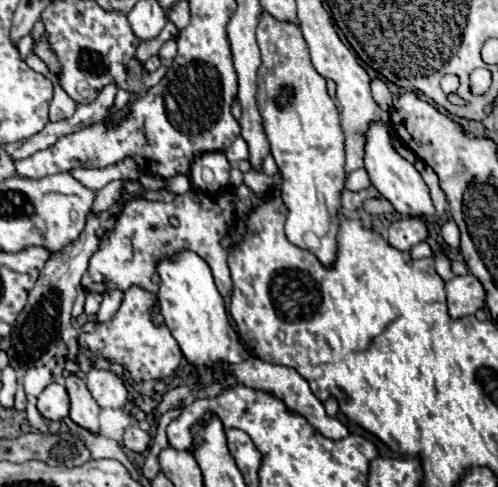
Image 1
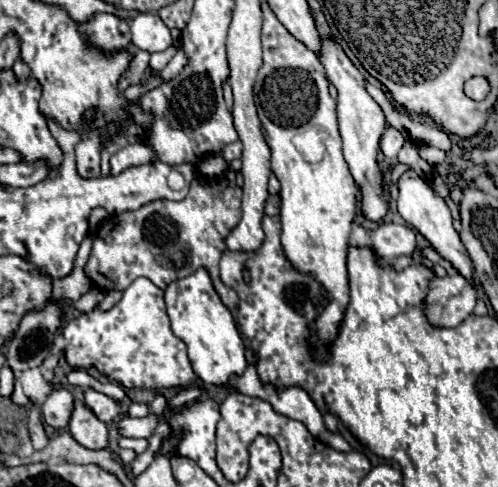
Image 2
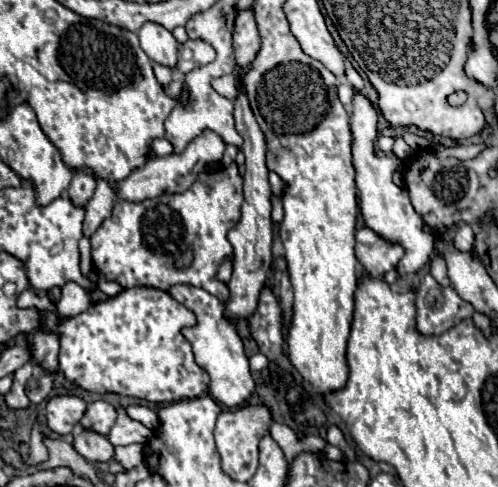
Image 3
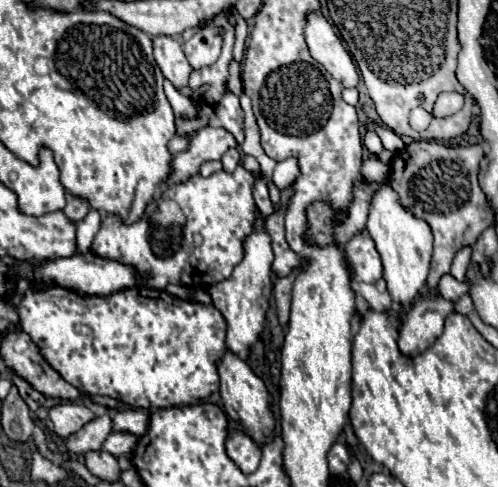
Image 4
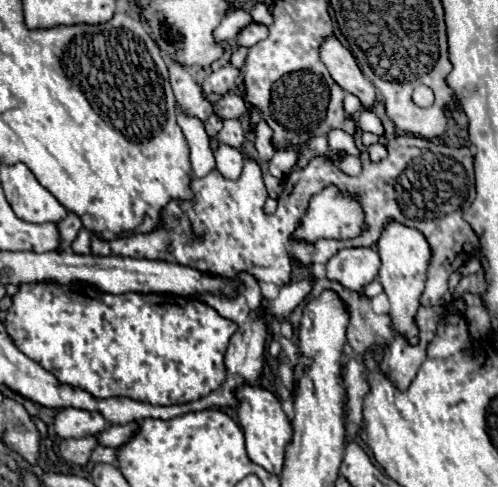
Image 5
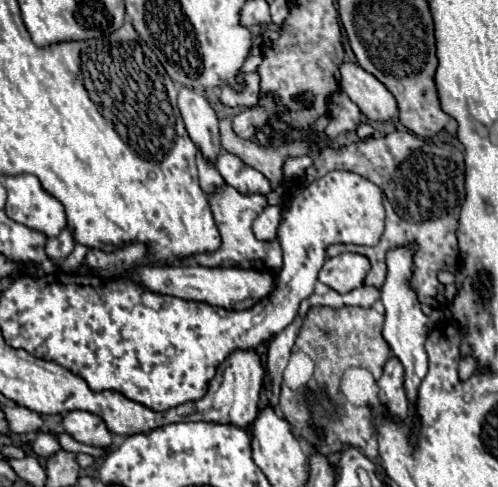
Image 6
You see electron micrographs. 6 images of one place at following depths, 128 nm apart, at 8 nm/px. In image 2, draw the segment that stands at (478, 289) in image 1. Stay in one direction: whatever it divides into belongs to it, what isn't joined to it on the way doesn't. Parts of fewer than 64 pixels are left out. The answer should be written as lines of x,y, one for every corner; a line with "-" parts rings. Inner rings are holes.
444,276
434,278
430,292
424,300
424,310
434,326
458,326
464,318
474,312
478,292
472,282
464,276

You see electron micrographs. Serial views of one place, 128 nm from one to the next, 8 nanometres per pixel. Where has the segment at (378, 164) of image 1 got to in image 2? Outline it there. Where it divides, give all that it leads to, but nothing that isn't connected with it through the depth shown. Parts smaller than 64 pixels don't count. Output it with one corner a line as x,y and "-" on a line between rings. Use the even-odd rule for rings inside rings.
406,170
400,178
398,178
398,190
400,190
400,196
398,196
398,214
410,224
414,226
432,246
434,250
444,256
446,260
450,260
454,264
454,268
462,274
462,276
468,276
468,280
474,282
474,276
472,276
472,264
468,264
468,254
464,252
464,244
460,244
460,236
458,232
452,228
452,216
450,216
450,210
444,202
444,198
440,198
434,188
424,180
420,178
414,170

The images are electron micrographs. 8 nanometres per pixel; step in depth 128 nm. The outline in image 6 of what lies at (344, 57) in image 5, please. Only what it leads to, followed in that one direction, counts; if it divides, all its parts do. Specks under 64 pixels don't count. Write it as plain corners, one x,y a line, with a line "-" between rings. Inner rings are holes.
354,62
340,64
340,90
350,96
354,104
370,118
370,120
390,120
398,114
396,100
388,92
388,88
378,82
370,72
362,70

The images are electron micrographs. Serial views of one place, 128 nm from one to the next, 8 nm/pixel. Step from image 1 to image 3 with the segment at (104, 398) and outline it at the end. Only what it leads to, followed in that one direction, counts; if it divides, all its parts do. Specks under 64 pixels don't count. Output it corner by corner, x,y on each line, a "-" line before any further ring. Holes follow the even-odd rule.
96,400
96,402
90,402
82,420
80,420
80,426
84,428
92,428
94,432
100,432
100,434
108,434
112,424
116,422
116,410
112,404
104,402
104,400

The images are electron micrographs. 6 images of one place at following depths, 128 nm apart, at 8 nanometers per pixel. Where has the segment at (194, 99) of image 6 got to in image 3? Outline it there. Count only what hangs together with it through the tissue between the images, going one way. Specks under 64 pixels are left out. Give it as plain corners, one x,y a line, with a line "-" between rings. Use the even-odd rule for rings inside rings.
146,22
138,30
138,38
140,38
142,50
148,54
148,58
152,62
158,62
158,64
164,64
170,68
176,66
178,42
172,36
172,32
168,32
164,26
160,26
156,22

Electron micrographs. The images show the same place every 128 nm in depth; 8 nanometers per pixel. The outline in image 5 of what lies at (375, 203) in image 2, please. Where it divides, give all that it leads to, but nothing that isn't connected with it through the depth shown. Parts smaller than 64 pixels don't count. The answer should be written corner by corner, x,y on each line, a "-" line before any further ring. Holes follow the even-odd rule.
392,220
384,226
376,248
378,248
380,260
382,260
378,280
380,280
380,284
384,286
384,292
390,298
392,328
394,328
394,332
408,336
410,344
416,344
414,314
420,306
420,294
422,294
424,284
426,284
426,272
428,272
428,264
430,264
430,246
428,246
422,232

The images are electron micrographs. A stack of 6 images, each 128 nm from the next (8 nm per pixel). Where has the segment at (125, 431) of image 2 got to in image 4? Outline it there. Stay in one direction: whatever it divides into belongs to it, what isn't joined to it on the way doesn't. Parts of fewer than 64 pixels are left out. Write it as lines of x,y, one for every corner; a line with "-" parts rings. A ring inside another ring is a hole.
112,432
108,436
108,440
102,444
102,450
112,452
114,456
122,456
122,454
130,454
134,450
136,442
138,442
136,434
130,434
130,432

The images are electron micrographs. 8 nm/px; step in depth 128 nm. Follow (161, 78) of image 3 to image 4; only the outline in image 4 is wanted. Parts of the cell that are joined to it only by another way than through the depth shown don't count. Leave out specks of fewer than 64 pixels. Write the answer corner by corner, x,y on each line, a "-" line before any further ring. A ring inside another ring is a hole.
164,80
164,92
172,104
172,110
176,116
196,116
196,106
194,102
188,98
188,96
182,96
174,86
172,82

